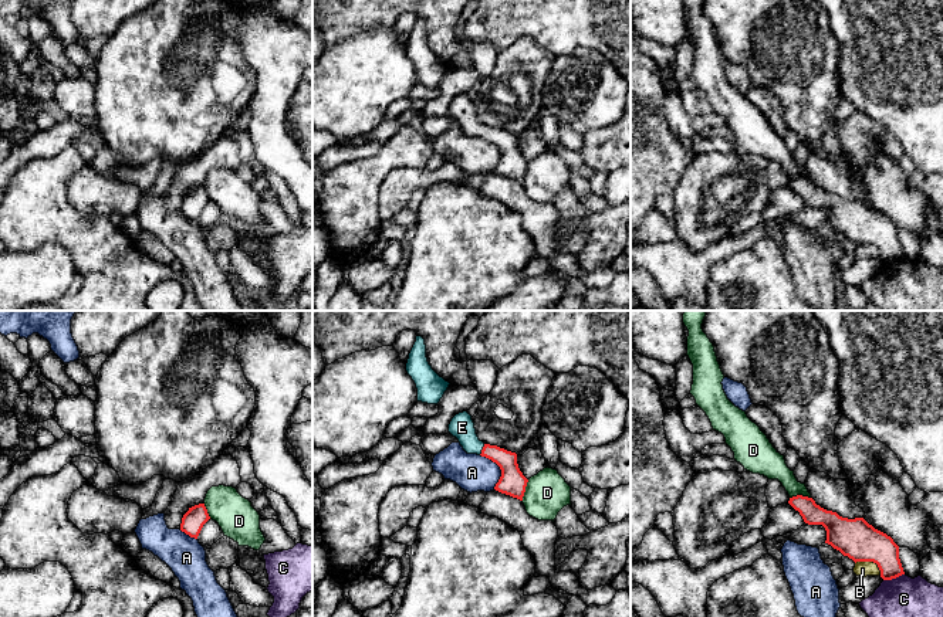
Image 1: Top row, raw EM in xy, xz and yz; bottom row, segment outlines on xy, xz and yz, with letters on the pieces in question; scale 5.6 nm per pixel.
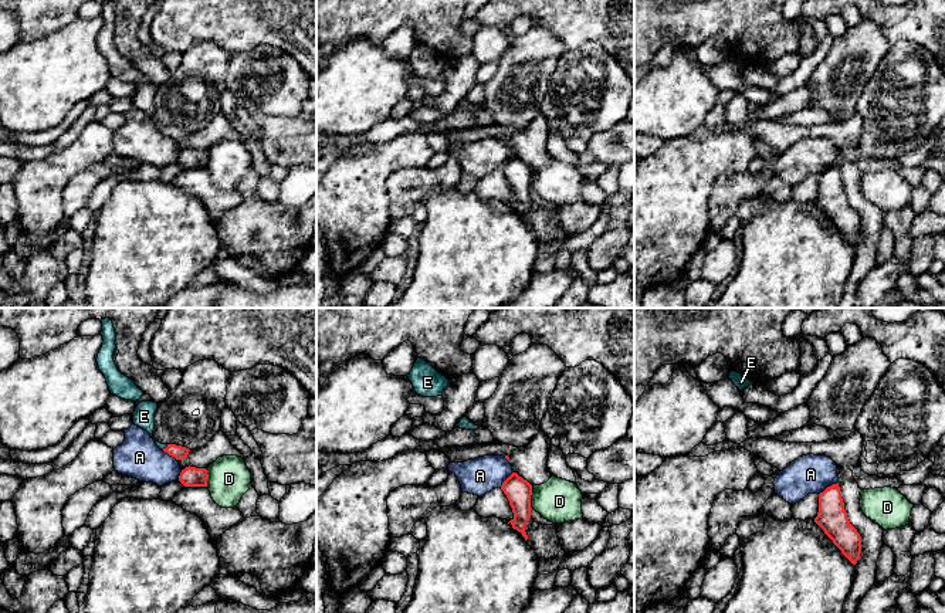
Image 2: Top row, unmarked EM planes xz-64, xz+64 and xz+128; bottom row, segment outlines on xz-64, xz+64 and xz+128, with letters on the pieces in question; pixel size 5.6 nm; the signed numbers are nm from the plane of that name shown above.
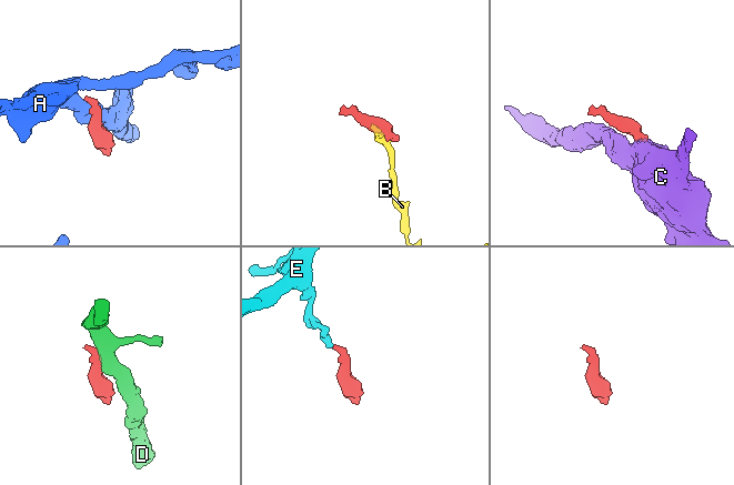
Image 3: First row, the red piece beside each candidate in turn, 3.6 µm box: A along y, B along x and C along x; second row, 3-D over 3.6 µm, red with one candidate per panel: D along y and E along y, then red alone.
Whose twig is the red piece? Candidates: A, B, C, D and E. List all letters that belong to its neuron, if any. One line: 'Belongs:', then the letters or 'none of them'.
Belongs: E

